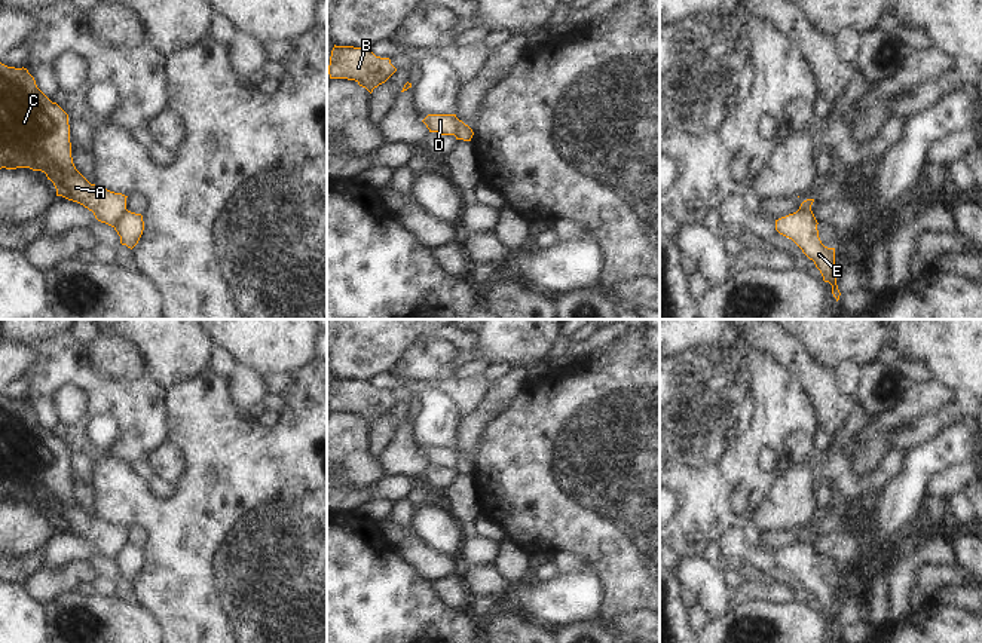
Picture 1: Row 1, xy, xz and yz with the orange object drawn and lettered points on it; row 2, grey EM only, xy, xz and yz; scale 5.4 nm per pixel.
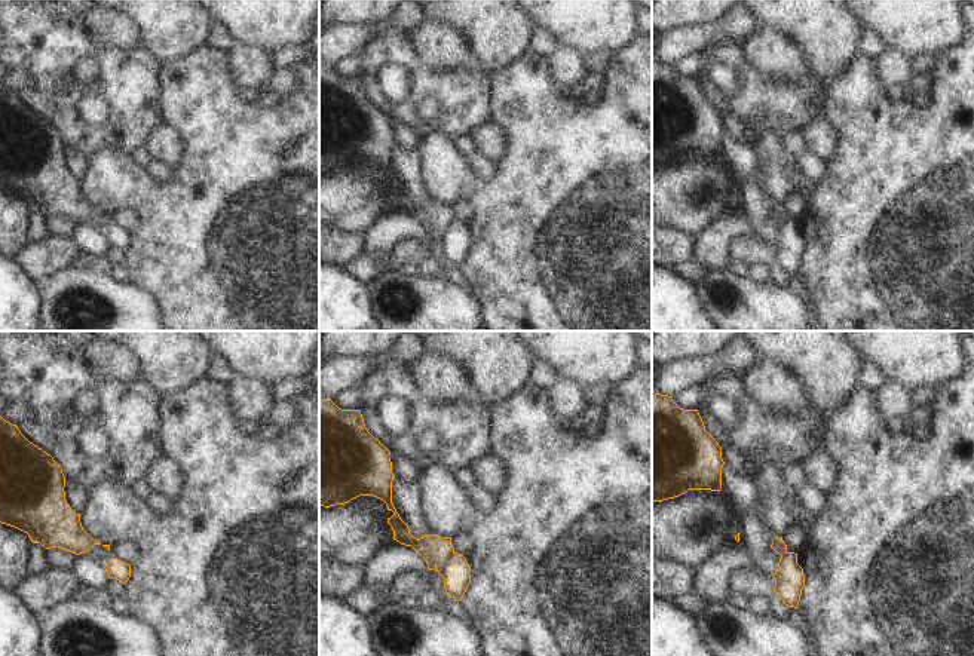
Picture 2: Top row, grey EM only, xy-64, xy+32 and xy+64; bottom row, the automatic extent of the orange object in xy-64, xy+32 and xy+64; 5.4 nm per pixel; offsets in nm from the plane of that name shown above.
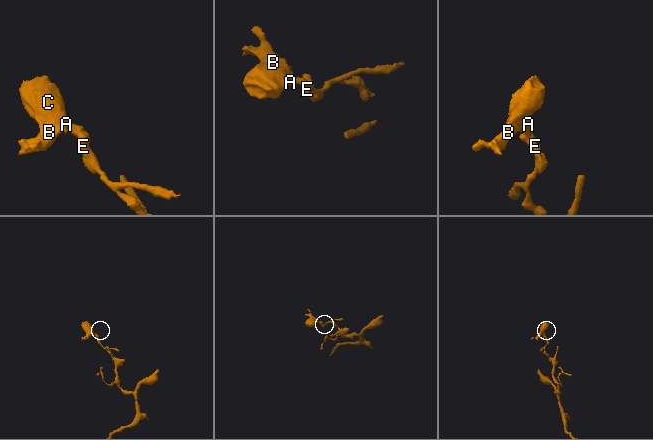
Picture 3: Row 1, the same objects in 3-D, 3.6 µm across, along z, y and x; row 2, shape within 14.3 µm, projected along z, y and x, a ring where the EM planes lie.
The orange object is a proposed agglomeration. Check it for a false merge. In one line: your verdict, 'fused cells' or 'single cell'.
fused cells

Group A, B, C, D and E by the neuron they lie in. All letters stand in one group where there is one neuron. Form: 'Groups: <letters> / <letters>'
Groups: A B C D / E.

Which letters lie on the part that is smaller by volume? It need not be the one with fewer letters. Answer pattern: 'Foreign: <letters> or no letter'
Foreign: A, B, C, D

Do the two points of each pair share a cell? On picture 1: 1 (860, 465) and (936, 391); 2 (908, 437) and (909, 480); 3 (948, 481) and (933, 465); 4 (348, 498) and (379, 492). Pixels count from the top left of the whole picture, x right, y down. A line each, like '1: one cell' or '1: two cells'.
1: one cell
2: two cells
3: two cells
4: one cell

